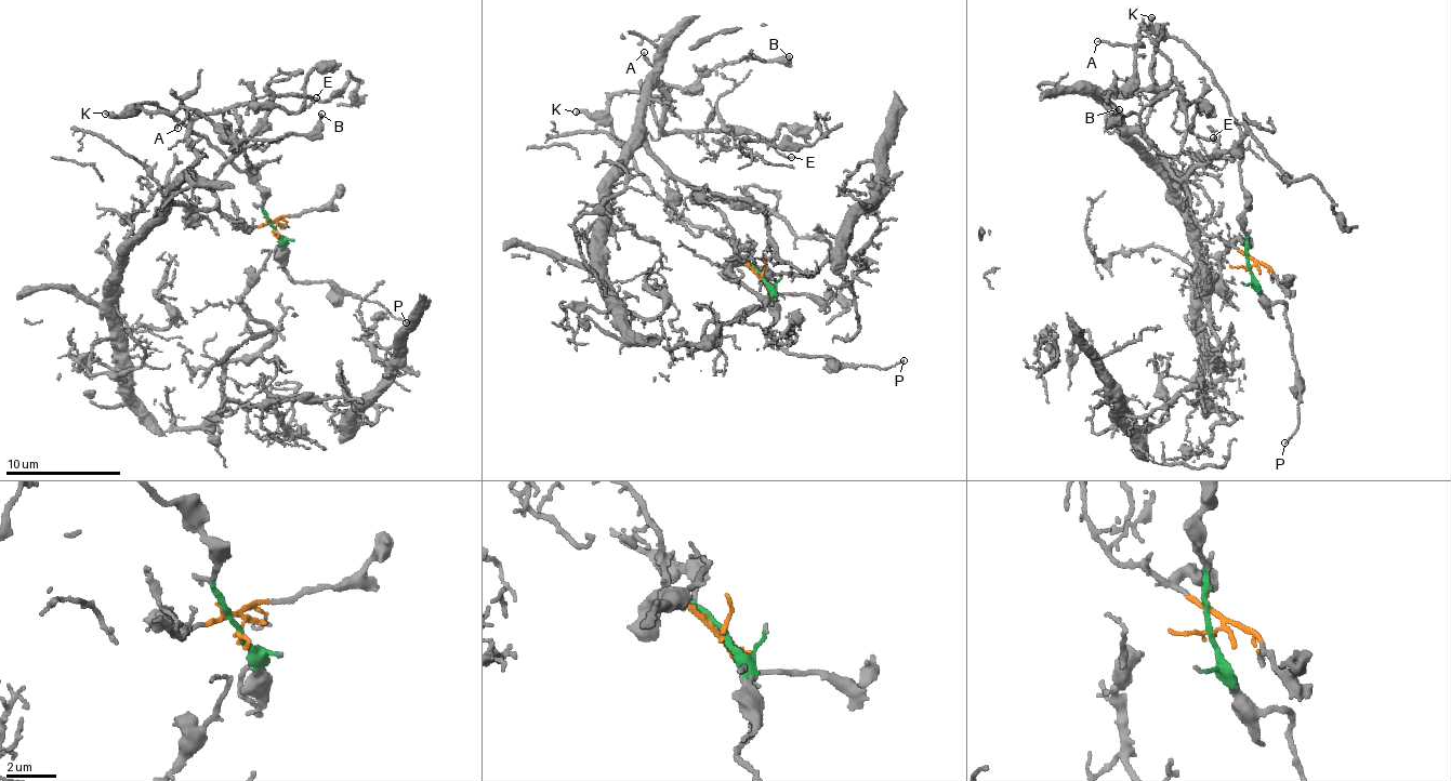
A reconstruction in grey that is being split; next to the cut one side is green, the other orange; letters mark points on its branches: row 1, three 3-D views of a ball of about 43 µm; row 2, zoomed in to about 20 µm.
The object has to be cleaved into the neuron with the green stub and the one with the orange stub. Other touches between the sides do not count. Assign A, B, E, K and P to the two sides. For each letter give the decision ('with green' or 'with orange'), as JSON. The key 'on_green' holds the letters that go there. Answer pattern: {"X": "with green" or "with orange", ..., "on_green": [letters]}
{"A": "with green", "B": "with green", "E": "with orange", "K": "with green", "P": "with green", "on_green": ["A", "B", "K", "P"]}

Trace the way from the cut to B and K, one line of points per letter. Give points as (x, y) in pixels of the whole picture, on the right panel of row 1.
B: (1249, 265), (1241, 129), (1202, 65), (1177, 39), (1146, 26), (1131, 78), (1105, 104), (1110, 119), (1119, 110)
K: (1249, 265), (1241, 129), (1223, 89), (1189, 50), (1153, 26), (1152, 16)

